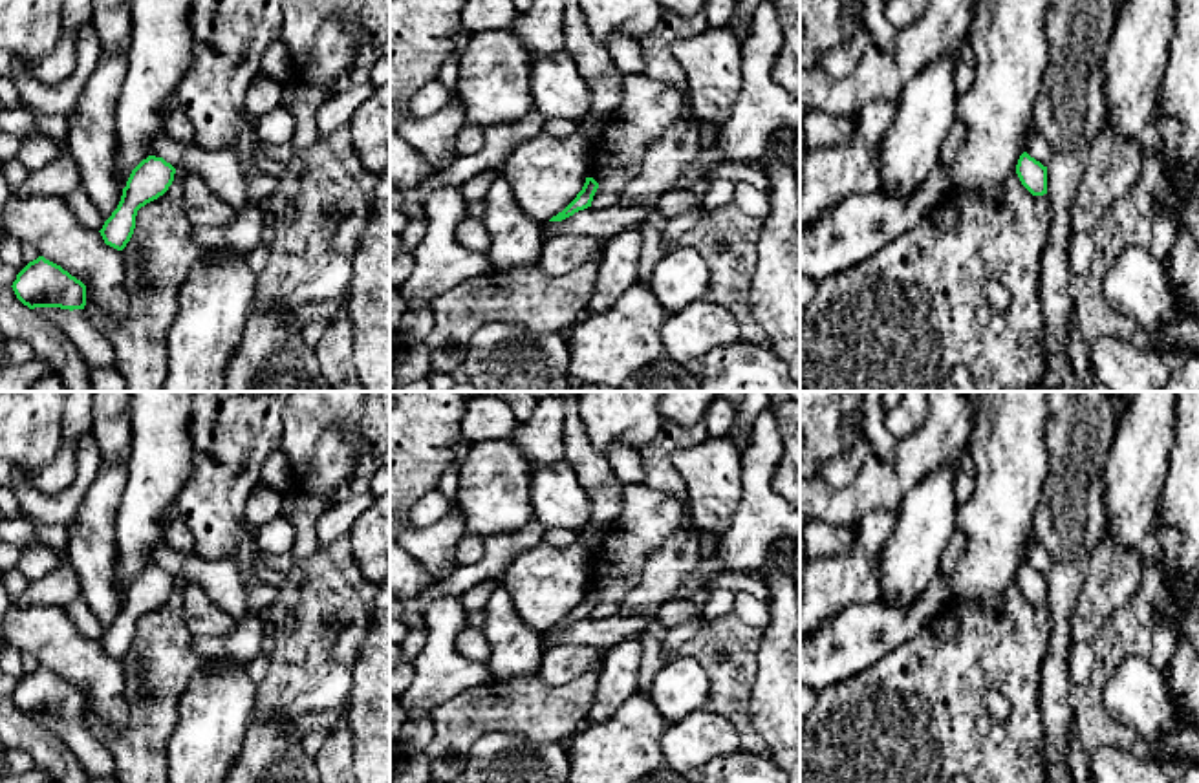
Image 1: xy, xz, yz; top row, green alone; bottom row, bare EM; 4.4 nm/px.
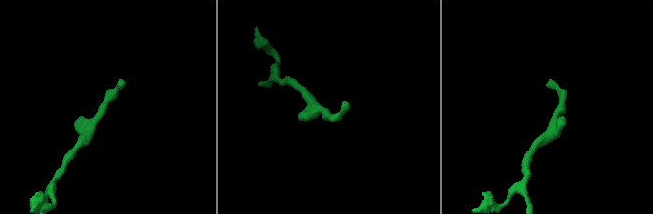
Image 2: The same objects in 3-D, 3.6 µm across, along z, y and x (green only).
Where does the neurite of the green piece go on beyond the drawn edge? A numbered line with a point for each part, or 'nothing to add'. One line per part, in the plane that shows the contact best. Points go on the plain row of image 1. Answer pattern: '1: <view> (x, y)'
nothing to add

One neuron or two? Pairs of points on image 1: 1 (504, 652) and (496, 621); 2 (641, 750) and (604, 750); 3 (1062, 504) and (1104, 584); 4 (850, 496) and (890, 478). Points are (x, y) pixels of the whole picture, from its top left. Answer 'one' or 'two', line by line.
1: one
2: one
3: two
4: one

